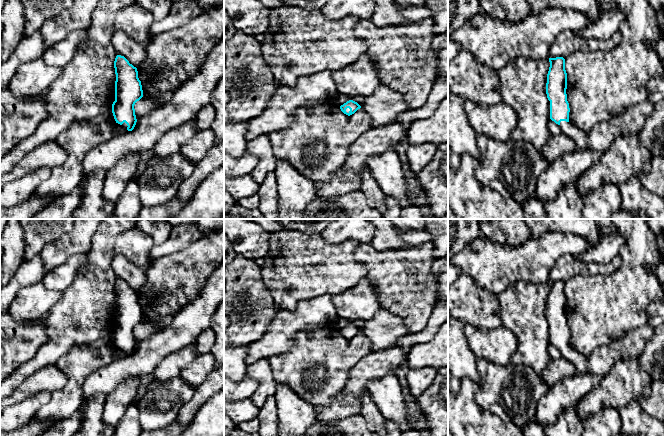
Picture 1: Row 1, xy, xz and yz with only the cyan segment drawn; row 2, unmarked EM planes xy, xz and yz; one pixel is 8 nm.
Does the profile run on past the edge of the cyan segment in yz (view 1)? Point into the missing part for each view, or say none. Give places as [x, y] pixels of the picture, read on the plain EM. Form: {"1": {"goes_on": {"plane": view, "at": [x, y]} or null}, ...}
{"1": {"goes_on": {"plane": "yz", "at": [580, 362]}}}

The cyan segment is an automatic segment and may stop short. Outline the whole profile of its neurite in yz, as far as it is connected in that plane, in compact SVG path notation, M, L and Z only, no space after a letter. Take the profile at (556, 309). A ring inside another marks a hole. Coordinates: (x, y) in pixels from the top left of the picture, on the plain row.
M563 281L549 282L549 286L546 318L550 325L550 343L560 350L562 357L575 366L575 375L583 375L588 371L588 357L577 353L569 346L570 332L566 318L565 283Z

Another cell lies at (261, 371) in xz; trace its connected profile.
M262 358L257 362L249 364L247 376L258 382L258 387L250 399L260 409L263 407L265 400L270 396L274 396L277 390L277 383L268 359Z

